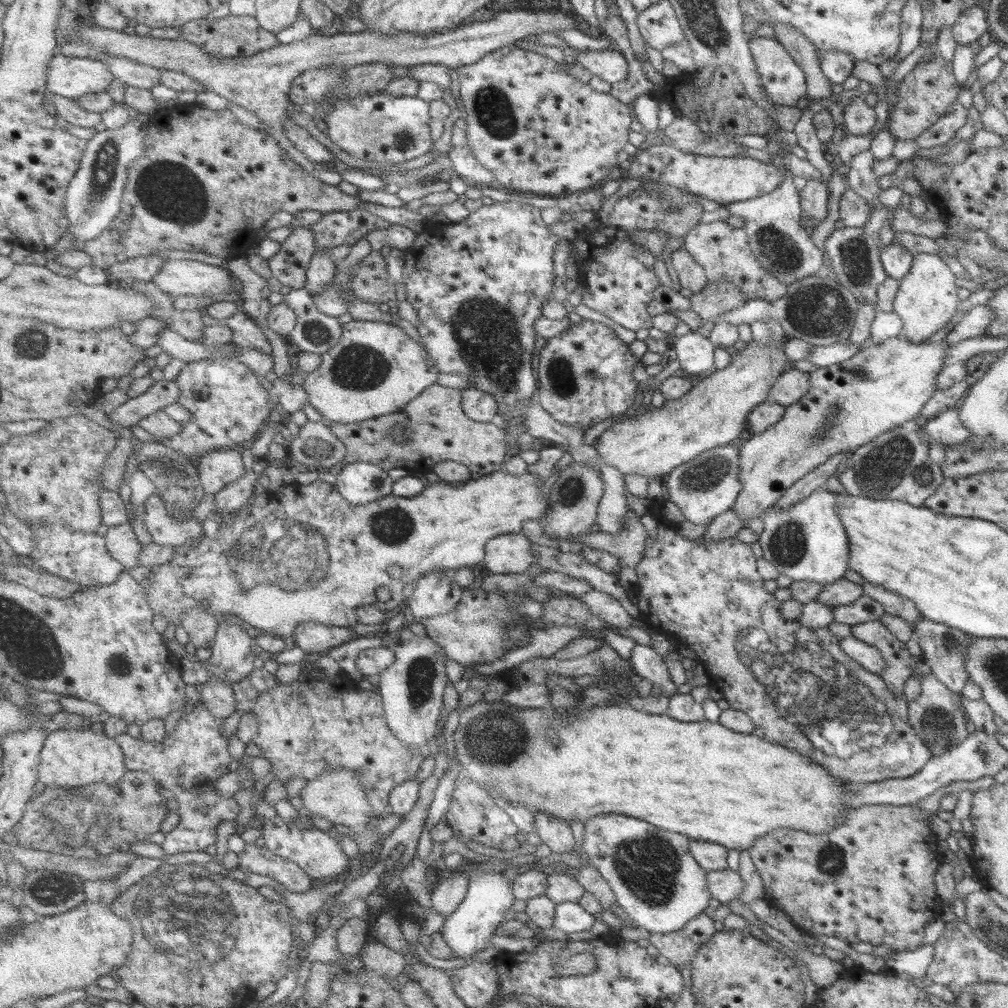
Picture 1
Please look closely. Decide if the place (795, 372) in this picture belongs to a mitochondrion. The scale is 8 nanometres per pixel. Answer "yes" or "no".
no

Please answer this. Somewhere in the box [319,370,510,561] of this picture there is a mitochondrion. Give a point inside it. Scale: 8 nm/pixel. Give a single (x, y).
(394, 526)

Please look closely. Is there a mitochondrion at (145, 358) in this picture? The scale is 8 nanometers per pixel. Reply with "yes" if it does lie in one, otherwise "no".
no

